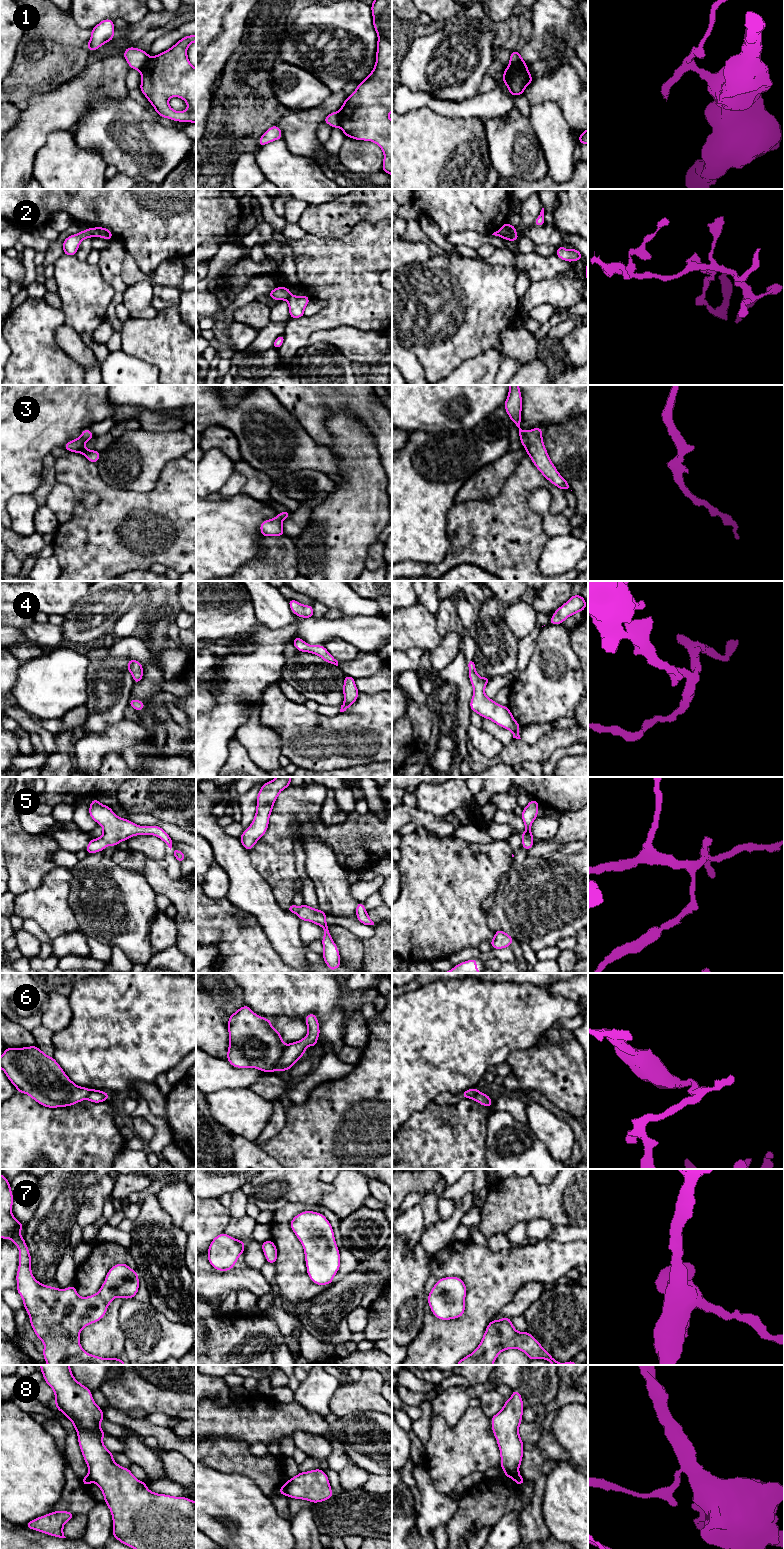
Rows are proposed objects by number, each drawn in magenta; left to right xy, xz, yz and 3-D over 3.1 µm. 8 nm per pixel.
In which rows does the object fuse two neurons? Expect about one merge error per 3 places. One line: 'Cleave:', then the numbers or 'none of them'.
Cleave: 1, 2, 6, 8

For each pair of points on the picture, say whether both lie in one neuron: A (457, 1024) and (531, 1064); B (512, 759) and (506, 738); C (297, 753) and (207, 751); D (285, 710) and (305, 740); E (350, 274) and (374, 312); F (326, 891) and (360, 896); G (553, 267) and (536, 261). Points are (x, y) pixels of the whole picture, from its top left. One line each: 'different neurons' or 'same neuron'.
A: different neurons
B: different neurons
C: different neurons
D: same neuron
E: same neuron
F: different neurons
G: same neuron

